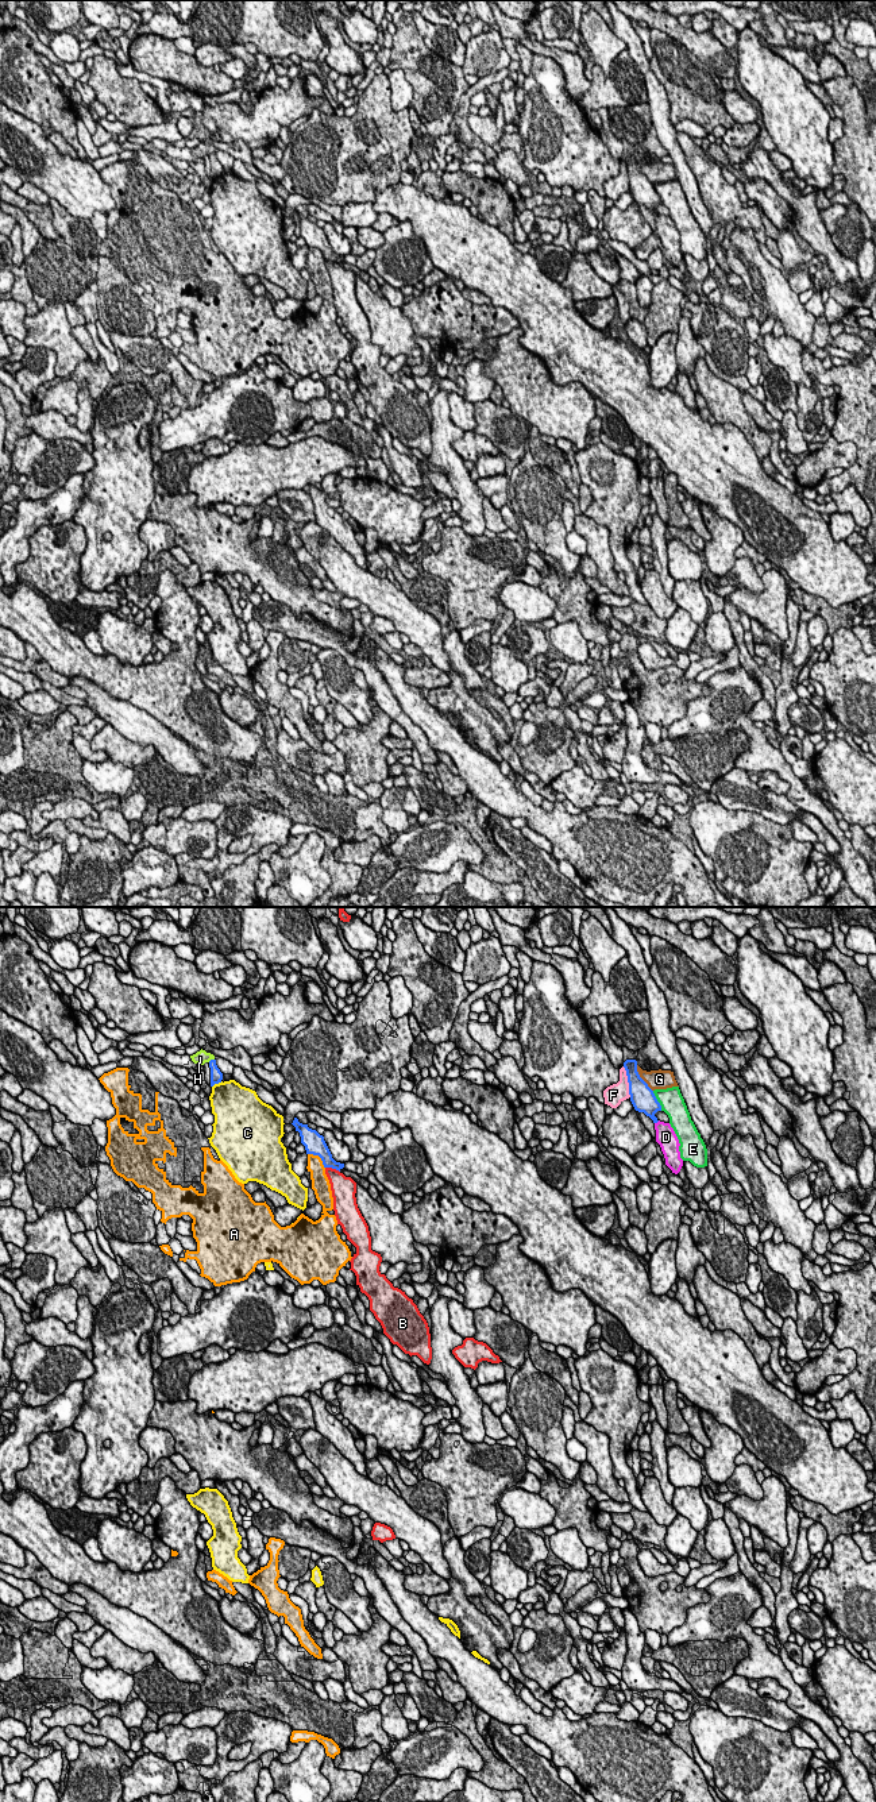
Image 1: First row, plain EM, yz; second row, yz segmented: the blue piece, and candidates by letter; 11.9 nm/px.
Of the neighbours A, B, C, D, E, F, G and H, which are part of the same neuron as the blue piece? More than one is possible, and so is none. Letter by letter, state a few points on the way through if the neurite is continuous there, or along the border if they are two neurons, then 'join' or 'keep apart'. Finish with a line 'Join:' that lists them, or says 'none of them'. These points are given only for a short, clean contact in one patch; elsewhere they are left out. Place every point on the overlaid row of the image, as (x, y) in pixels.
A: keep apart
B: keep apart
C: keep apart
D: keep apart
E: keep apart
F: border yz (622, 1067), (631, 1096); keep apart
G: border yz (636, 1065), (639, 1076), (652, 1091); keep apart
H: border yz (213, 1058), (208, 1061); keep apart
Join: none of them

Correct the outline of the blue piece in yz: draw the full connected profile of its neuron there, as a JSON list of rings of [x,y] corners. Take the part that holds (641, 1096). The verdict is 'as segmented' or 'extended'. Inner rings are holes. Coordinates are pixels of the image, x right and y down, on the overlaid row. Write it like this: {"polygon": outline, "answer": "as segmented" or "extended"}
{"polygon": [[[626,1060],[624,1062],[624,1068],[626,1070],[630,1101],[634,1110],[638,1112],[644,1112],[647,1116],[649,1116],[653,1120],[653,1123],[657,1123],[659,1120],[655,1116],[655,1114],[657,1111],[661,1111],[661,1105],[657,1101],[653,1091],[640,1077],[637,1072],[637,1061]]], "answer": "as segmented"}

